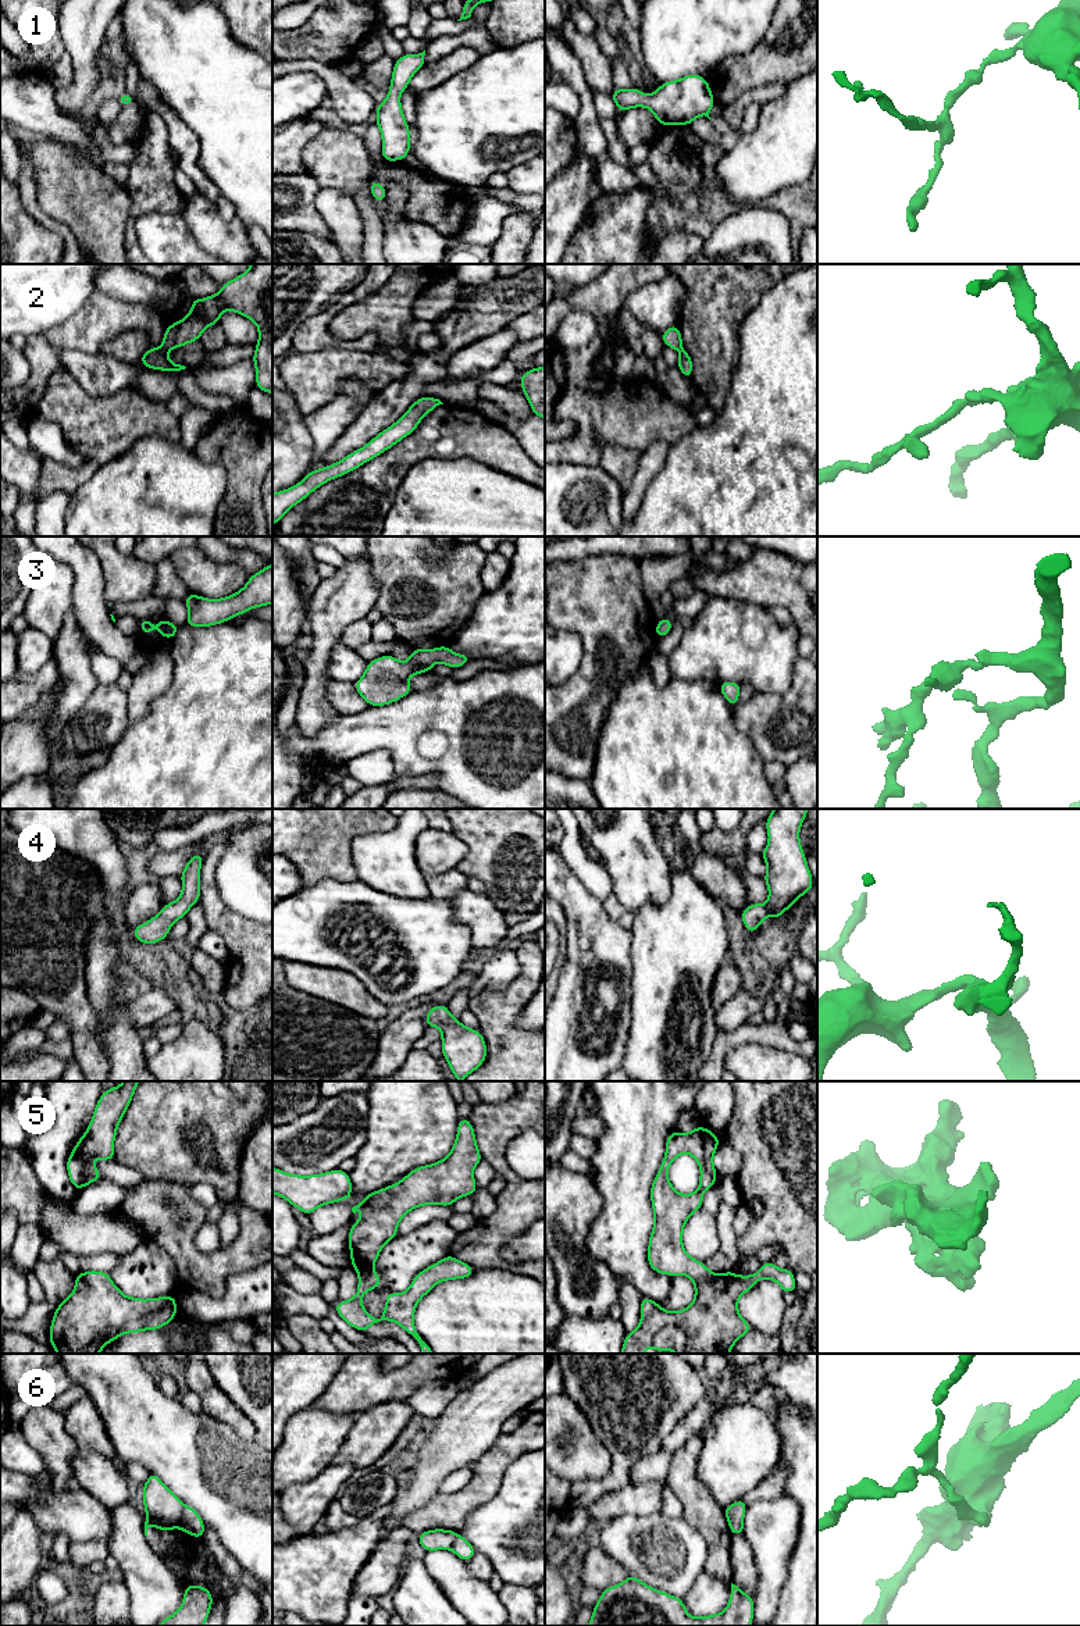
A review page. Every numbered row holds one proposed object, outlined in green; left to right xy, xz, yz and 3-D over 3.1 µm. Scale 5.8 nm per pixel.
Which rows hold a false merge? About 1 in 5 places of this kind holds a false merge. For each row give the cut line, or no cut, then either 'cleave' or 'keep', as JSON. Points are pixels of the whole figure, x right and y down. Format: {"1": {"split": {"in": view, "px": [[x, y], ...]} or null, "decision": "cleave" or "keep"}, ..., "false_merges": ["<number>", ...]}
{"1": {"split": null, "decision": "keep"}, "2": {"split": {"in": "xy", "px": [[161, 346], [166, 352]]}, "decision": "cleave"}, "3": {"split": null, "decision": "keep"}, "4": {"split": null, "decision": "keep"}, "5": {"split": null, "decision": "keep"}, "6": {"split": {"in": "xy", "px": [[185, 1505], [178, 1525]]}, "decision": "cleave"}, "false_merges": ["2", "6"]}

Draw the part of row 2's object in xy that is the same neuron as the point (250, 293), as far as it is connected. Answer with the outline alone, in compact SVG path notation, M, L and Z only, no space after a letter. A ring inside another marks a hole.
M252 264L246 272L224 284L217 295L192 300L190 313L165 329L161 347L168 352L199 340L207 327L220 322L225 310L242 314L257 325L259 342L252 357L256 366L256 386L272 393L272 264Z

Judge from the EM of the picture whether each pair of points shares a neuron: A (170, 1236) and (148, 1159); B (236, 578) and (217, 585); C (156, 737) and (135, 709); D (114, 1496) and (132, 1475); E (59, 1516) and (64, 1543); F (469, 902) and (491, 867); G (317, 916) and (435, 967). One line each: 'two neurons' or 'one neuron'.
A: two neurons
B: one neuron
C: two neurons
D: two neurons
E: two neurons
F: two neurons
G: one neuron

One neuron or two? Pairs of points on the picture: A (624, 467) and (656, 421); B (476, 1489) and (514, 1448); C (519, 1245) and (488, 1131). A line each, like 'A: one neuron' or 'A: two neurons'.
A: two neurons
B: one neuron
C: two neurons

